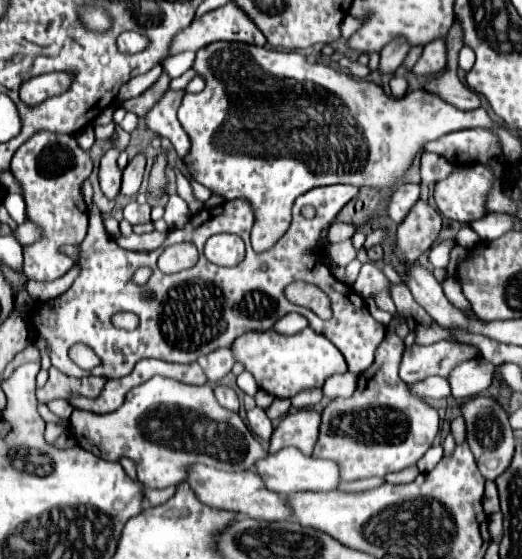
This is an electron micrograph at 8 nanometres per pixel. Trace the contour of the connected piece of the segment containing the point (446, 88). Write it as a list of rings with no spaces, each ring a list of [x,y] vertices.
[[[452,25],[448,41],[450,41],[450,49],[448,49],[446,71],[440,77],[430,78],[423,88],[428,93],[440,97],[440,99],[446,99],[446,103],[450,103],[458,109],[464,109],[464,111],[476,109],[476,107],[480,107],[480,97],[474,91],[468,91],[468,87],[462,85],[458,75],[456,75],[456,57],[458,57],[458,51],[462,47],[458,25]]]

